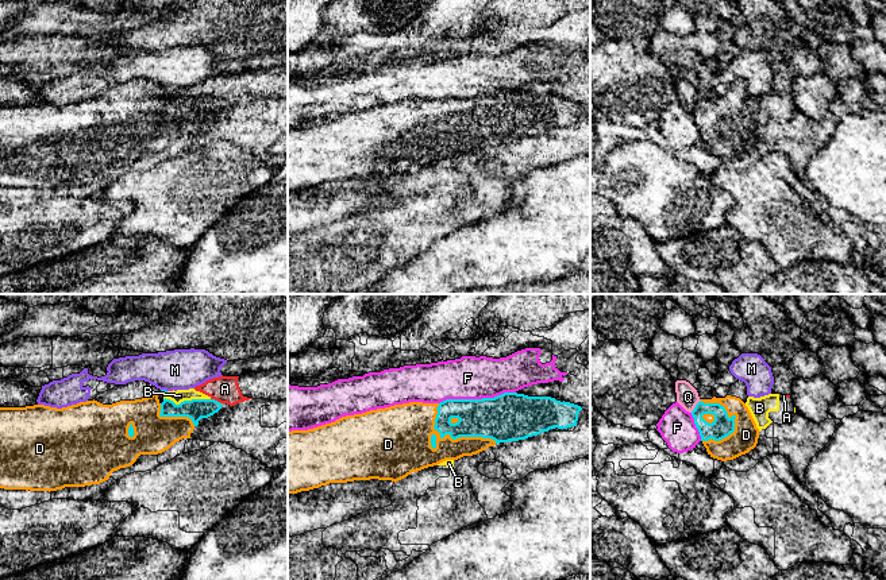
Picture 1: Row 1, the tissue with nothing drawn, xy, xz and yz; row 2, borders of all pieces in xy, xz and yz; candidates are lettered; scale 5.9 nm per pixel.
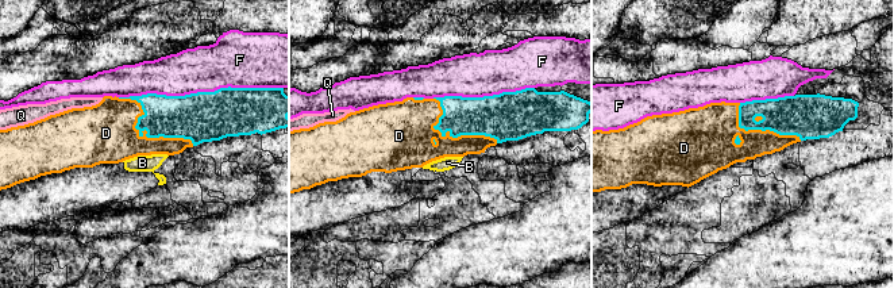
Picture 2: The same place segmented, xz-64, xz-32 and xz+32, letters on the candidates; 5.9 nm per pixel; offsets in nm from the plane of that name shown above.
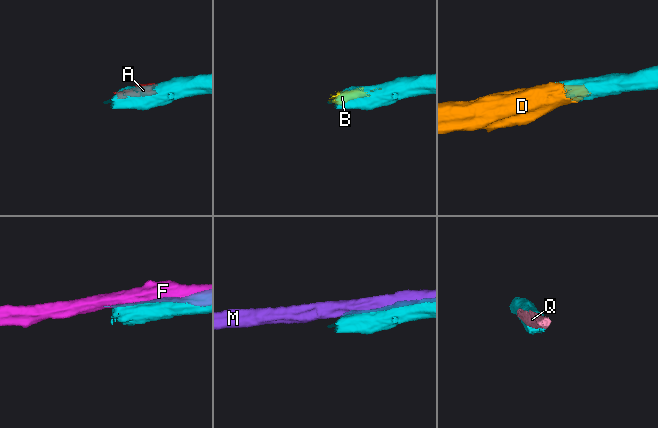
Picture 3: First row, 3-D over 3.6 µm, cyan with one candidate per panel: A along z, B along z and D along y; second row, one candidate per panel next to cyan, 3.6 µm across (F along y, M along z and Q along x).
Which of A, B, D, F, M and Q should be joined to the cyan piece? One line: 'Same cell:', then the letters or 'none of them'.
Same cell: D

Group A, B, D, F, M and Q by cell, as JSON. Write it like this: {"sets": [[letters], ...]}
{"sets": [["A", "B"], ["D"], ["F"], ["M"], ["Q"]]}

